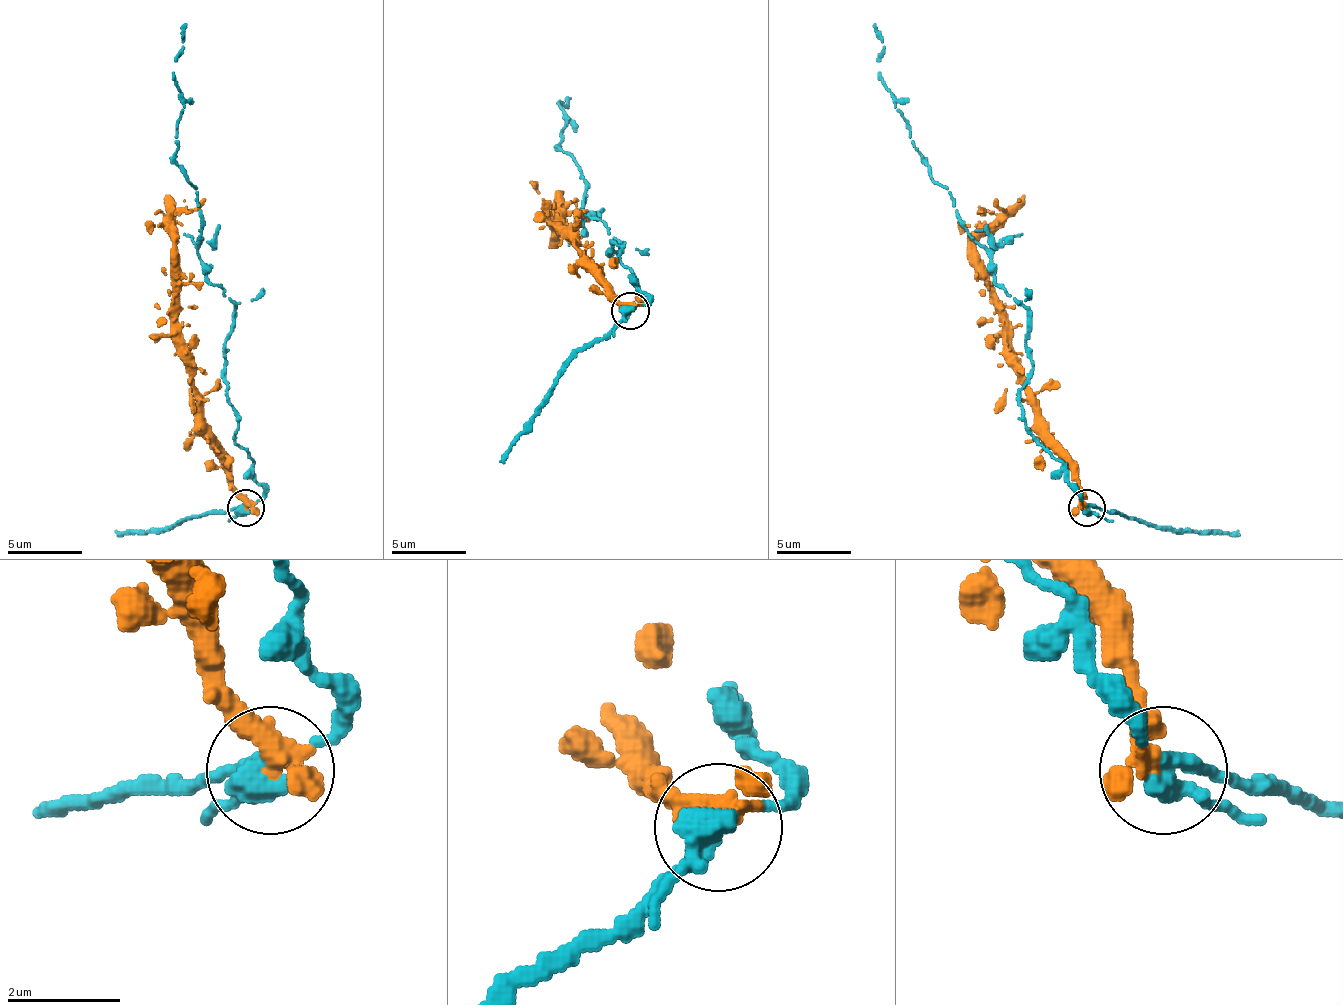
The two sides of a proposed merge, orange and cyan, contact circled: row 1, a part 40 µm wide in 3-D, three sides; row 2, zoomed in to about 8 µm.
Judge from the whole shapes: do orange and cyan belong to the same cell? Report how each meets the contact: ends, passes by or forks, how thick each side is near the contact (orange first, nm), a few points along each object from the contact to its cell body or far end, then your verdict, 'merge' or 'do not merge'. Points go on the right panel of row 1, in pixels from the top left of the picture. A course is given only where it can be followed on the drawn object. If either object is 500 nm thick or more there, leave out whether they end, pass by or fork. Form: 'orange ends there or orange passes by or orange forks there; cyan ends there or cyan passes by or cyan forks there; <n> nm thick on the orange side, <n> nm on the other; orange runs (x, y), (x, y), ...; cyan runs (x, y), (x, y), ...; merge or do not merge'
orange passes by; cyan forks there; 320 nm thick on the orange side, 340 nm on the other; orange runs (1084, 507), (1073, 458), (1047, 432), (1024, 384), (1006, 309), (976, 242), (1006, 216), (995, 198); cyan runs (1088, 507), (1024, 425), (1028, 313), (995, 283), (995, 265), (913, 145), (879, 75), (875, 23); do not merge

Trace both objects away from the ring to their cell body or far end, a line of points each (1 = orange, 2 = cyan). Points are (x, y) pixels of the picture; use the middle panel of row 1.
1: (629, 307), (588, 270), (588, 259), (562, 233), (558, 199), (558, 229), (577, 229), (588, 218)
2: (629, 311), (648, 300), (622, 248), (610, 244), (610, 255), (618, 240), (581, 207), (558, 103), (569, 99)

